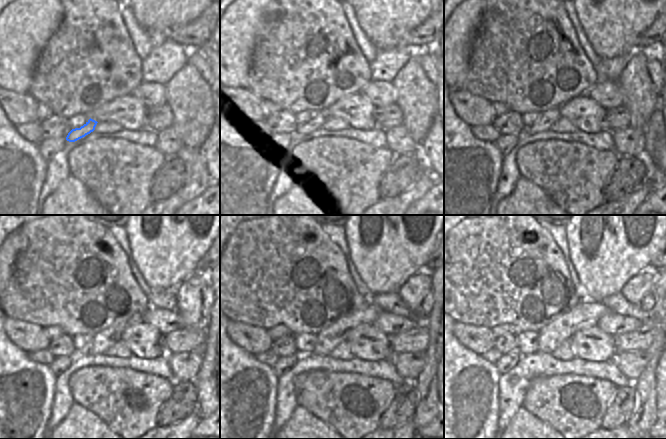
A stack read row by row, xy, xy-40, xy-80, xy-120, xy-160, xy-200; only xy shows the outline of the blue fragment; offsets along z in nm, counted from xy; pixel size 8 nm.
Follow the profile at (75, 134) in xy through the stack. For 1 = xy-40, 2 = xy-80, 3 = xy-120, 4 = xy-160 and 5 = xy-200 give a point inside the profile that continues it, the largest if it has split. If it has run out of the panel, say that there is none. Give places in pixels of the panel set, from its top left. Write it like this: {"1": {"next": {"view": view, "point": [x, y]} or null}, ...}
{"1": {"next": {"view": "xy-40", "point": [319, 118]}}, "2": {"next": {"view": "xy-80", "point": [548, 118]}}, "3": {"next": {"view": "xy-120", "point": [101, 342]}}, "4": {"next": {"view": "xy-160", "point": [326, 340]}}, "5": {"next": {"view": "xy-200", "point": [586, 314]}}}

